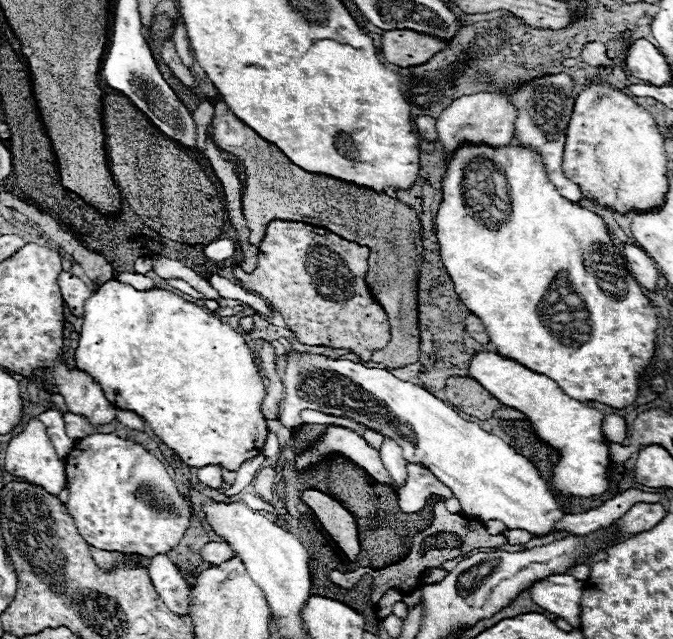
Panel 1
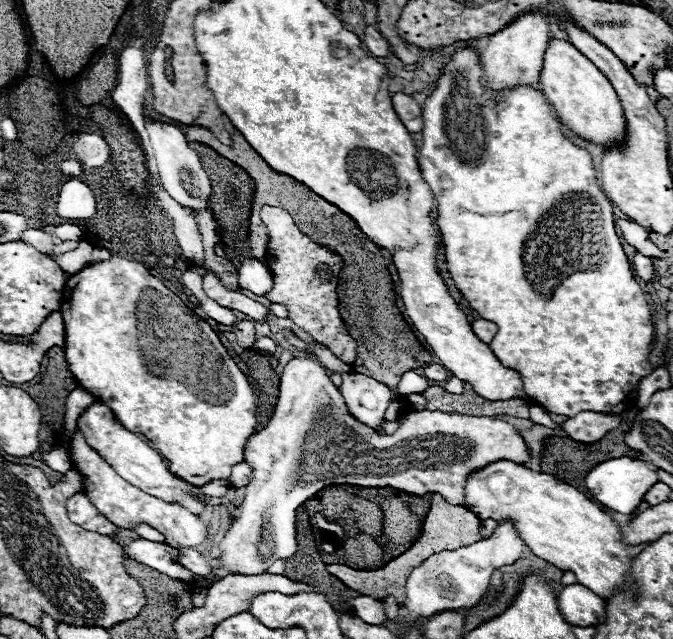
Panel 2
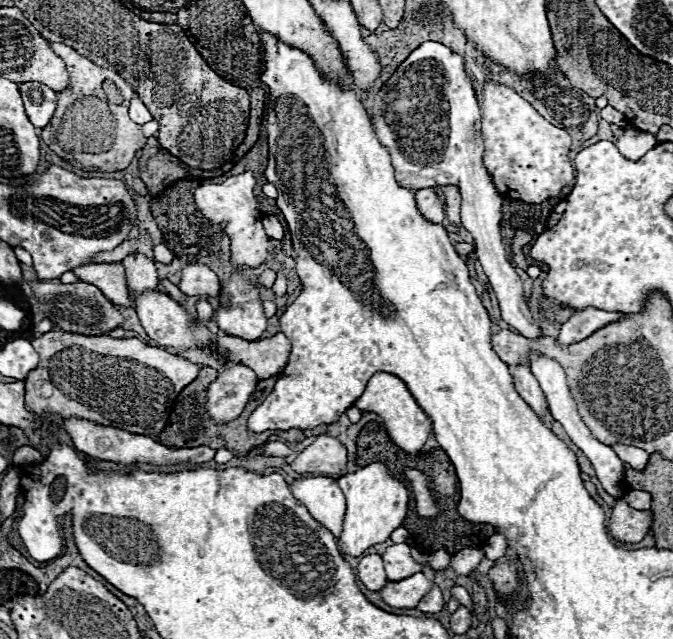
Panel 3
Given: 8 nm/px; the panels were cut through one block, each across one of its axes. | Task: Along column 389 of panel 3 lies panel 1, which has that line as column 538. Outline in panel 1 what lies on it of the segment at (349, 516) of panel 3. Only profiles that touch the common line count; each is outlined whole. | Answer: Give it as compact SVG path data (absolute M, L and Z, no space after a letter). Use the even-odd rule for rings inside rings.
M280 338L278 341L286 348L288 356L286 370L282 376L286 396L280 404L278 422L286 426L288 430L296 430L298 414L306 408L318 410L324 414L332 414L332 416L350 416L356 422L372 430L378 430L384 436L394 438L400 444L404 458L408 462L420 462L426 468L430 468L432 474L452 490L454 498L460 500L464 514L470 518L476 518L480 522L500 520L510 530L526 530L538 538L546 538L554 530L554 526L564 518L560 500L552 494L548 482L540 476L538 468L528 458L518 454L512 446L508 446L496 434L490 434L482 430L478 424L460 418L456 410L446 406L442 400L438 400L428 390L412 382L402 382L394 378L388 370L382 370L382 368L368 368L362 362L328 360L323 355L299 353L290 346L286 339ZM402 424L410 430L410 436L402 436L402 430L398 430L398 426Z

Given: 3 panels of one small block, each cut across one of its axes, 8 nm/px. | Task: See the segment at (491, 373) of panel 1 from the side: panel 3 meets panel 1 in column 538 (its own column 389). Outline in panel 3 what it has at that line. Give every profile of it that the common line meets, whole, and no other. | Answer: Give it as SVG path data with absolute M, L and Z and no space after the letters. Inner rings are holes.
M388 372L374 374L370 378L364 394L354 402L354 406L364 412L378 412L378 416L382 416L382 422L386 424L386 434L390 436L390 440L394 440L394 444L398 444L398 448L402 448L404 452L410 452L414 456L424 450L424 444L432 434L430 418L418 406L414 396L406 388L406 384Z

